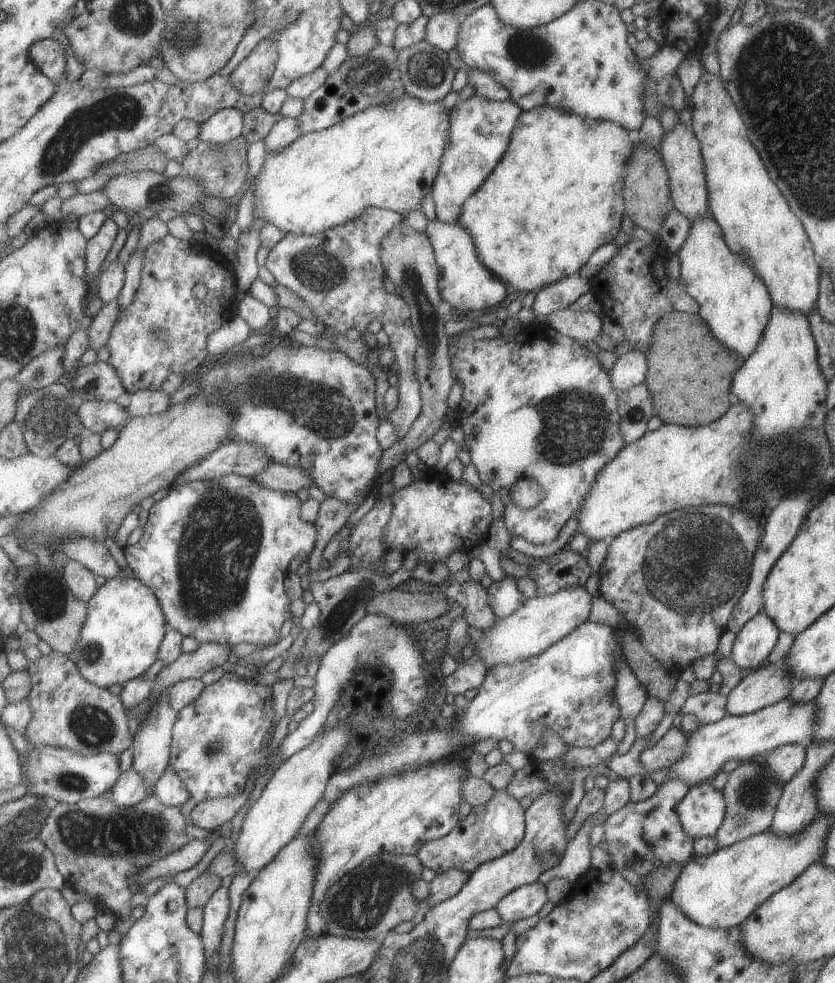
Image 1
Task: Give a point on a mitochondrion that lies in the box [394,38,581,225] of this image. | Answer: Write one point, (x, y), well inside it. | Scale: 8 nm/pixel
(424, 70)

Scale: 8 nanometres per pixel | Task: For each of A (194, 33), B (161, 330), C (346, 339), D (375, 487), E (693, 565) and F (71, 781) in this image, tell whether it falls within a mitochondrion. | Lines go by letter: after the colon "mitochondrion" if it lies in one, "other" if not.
A: mitochondrion
B: mitochondrion
C: other
D: other
E: mitochondrion
F: mitochondrion

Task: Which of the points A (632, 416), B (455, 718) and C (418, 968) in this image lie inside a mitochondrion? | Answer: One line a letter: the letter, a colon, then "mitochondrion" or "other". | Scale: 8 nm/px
A: mitochondrion
B: other
C: mitochondrion

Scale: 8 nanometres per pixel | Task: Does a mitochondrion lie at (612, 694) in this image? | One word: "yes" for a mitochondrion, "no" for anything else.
no

